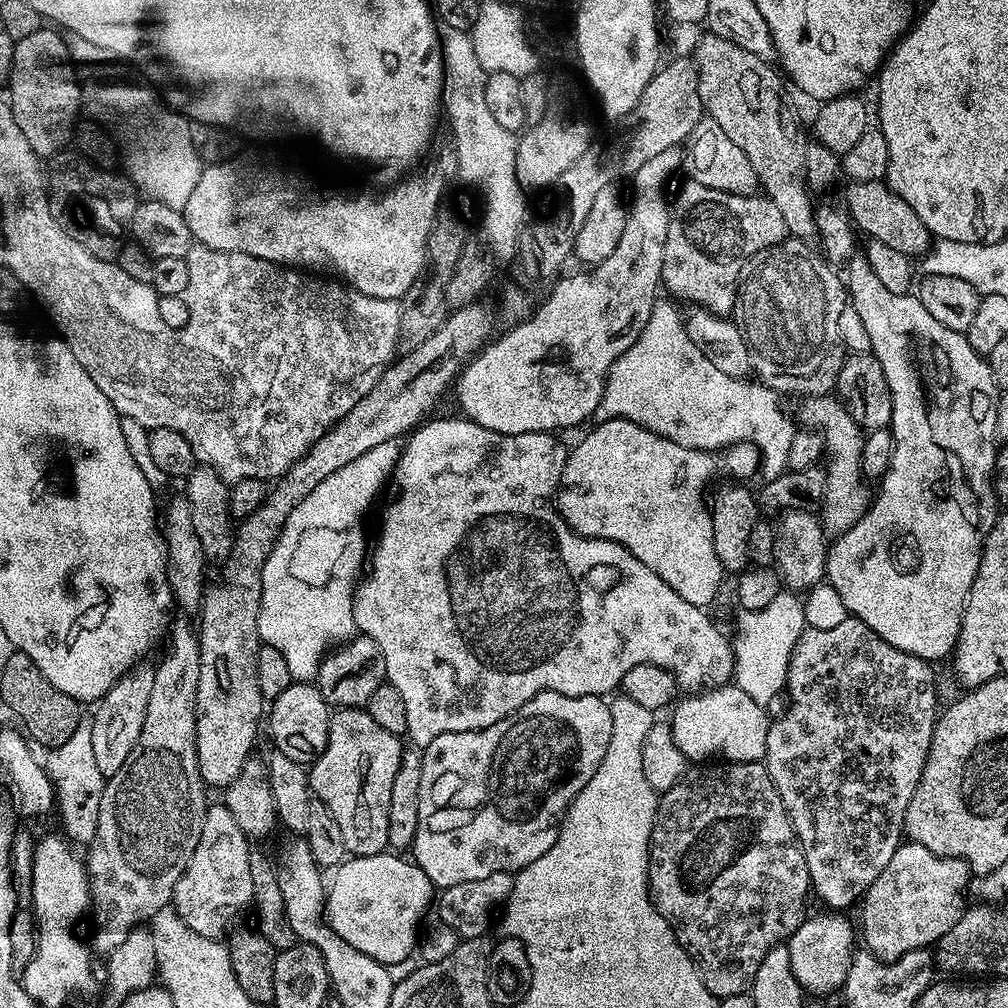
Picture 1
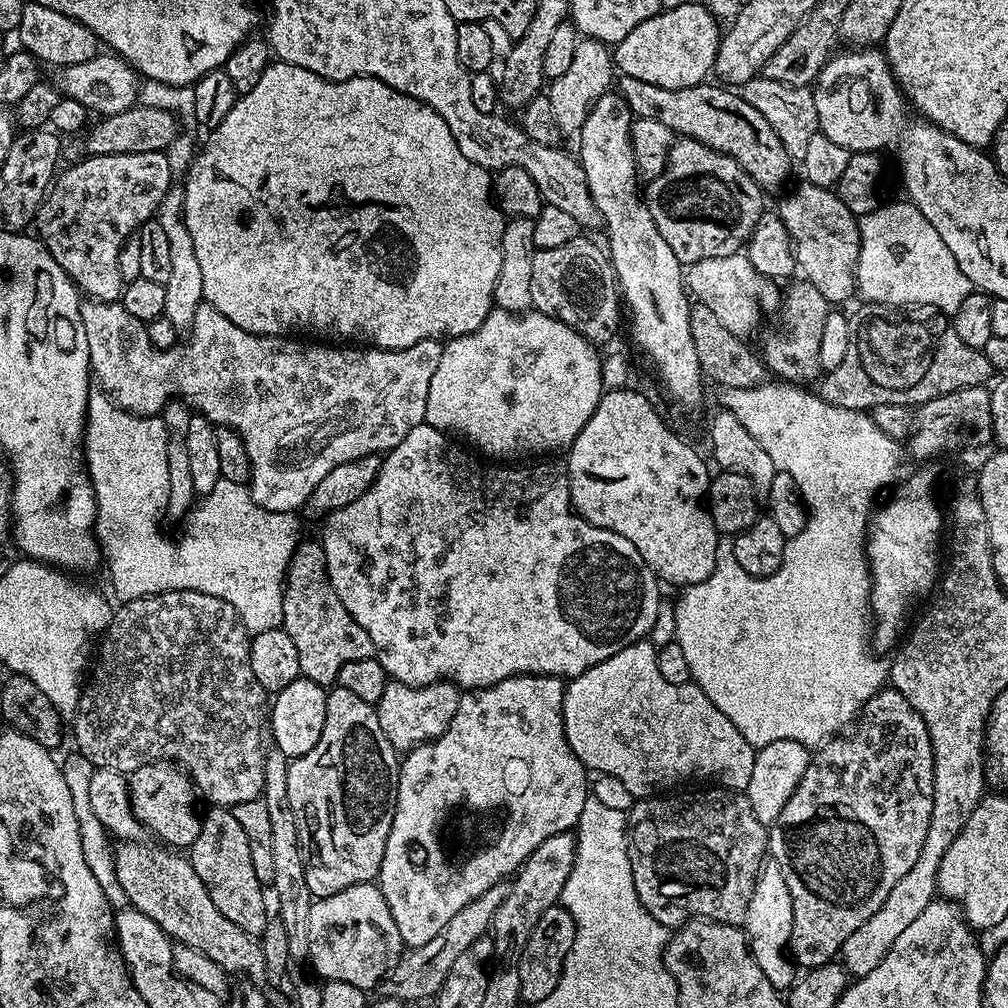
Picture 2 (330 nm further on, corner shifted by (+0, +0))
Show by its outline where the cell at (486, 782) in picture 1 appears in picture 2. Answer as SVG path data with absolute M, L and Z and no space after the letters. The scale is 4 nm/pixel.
M511 676L489 688L474 688L465 691L458 702L458 714L454 714L454 722L436 740L427 744L420 744L407 753L399 761L400 777L396 791L396 809L394 822L390 826L390 834L386 838L386 850L382 854L382 866L378 877L378 887L386 898L386 906L390 906L390 914L394 914L394 926L398 926L401 941L409 949L422 946L434 938L434 934L441 932L462 910L462 906L470 906L490 886L507 881L513 874L519 872L524 860L546 842L546 838L554 838L554 834L572 832L580 823L582 806L590 799L590 776L584 764L570 750L570 742L566 738L564 729L564 689L565 681L559 676Z

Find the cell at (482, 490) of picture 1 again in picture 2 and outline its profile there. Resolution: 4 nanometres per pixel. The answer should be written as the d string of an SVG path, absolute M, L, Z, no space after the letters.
M426 423L410 430L406 434L406 438L402 438L402 442L398 442L398 446L394 446L381 459L380 473L376 481L370 486L370 490L366 490L366 494L362 494L362 498L358 498L358 502L350 502L350 506L342 506L342 510L329 512L323 521L323 524L325 524L322 543L326 554L326 570L330 582L334 586L334 594L338 594L338 598L342 598L342 606L346 606L346 610L350 610L350 618L354 618L354 622L358 622L358 626L362 626L362 630L366 630L366 634L370 634L374 659L386 670L389 678L415 688L427 684L436 684L439 680L447 680L464 690L489 688L511 676L523 676L525 674L571 678L580 676L586 670L590 670L590 666L598 666L598 662L606 662L606 658L618 654L618 650L643 640L649 635L648 631L655 626L656 619L660 616L661 585L658 583L655 574L650 570L650 566L646 566L646 562L642 562L642 554L638 554L638 550L634 550L634 545L626 542L626 538L622 538L622 534L614 534L610 530L594 526L589 520L583 520L578 515L576 509L572 507L572 496L568 493L567 471L560 469L559 472L552 464L536 464L533 468L512 468L516 466L501 466L496 462L488 462L488 465L479 464L475 460L477 457L471 451L468 451L469 453L463 452L459 448L459 446L461 447L459 443L456 443L457 445L451 444L448 440L451 439L445 433L438 431L437 428L430 427Z

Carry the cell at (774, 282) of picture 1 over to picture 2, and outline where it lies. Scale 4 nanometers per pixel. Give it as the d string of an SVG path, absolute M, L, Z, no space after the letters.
M738 251L722 258L704 258L702 262L687 265L686 287L699 303L718 314L722 326L726 326L730 334L748 338L760 324L760 304L768 304L775 298L777 285L767 276L758 274L758 270L750 266L747 255Z

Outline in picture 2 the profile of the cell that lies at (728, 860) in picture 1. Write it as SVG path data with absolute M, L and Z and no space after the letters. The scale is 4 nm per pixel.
M723 786L711 787L705 792L684 792L681 796L657 794L640 798L627 813L630 829L628 857L632 863L634 890L642 906L646 906L649 914L669 930L697 918L743 925L750 906L750 894L754 894L756 880L770 852L769 829L758 822L745 793Z

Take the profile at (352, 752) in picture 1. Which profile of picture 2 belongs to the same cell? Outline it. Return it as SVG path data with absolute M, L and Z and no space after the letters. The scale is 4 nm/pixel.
M333 687L328 692L326 726L322 726L318 746L314 746L310 754L295 757L288 765L286 778L290 810L294 810L294 818L298 822L306 886L310 886L313 897L338 894L338 890L346 890L346 886L367 884L379 877L386 838L394 822L399 777L398 753L390 746L386 734L382 734L375 707L350 694L350 690Z

